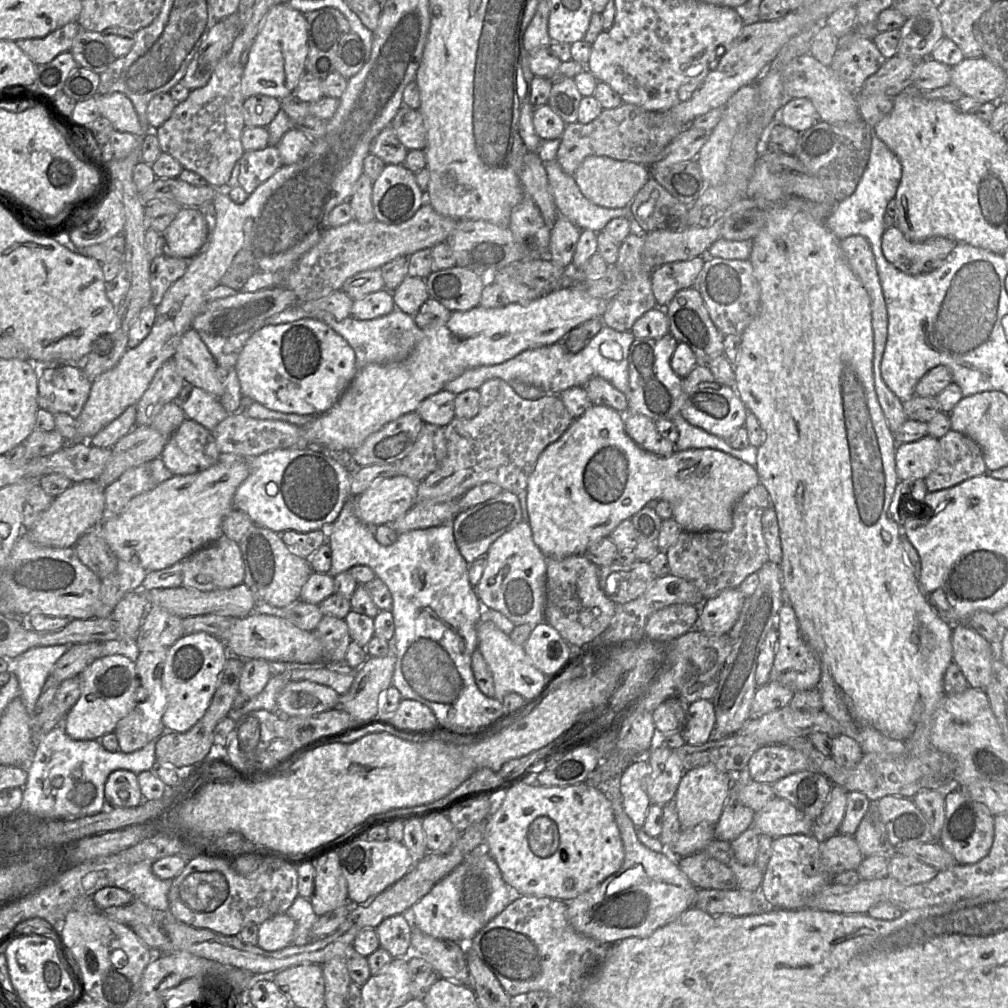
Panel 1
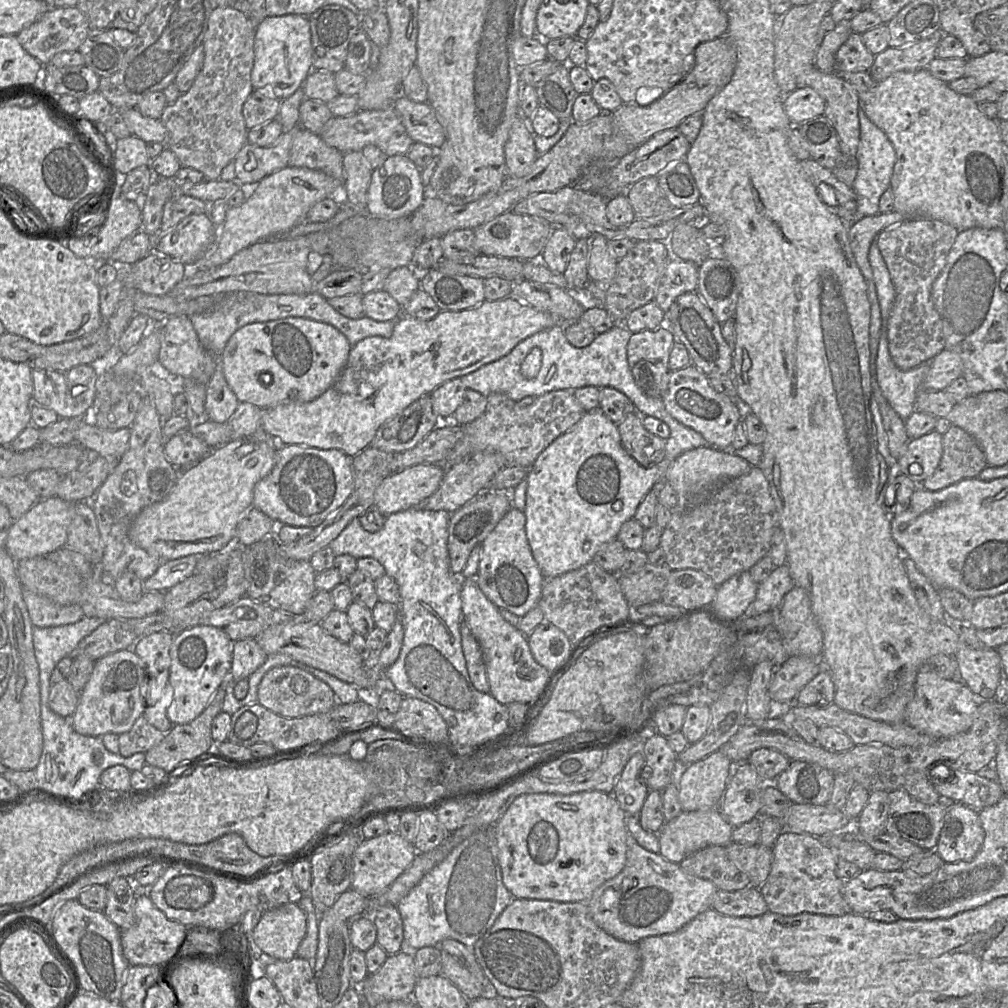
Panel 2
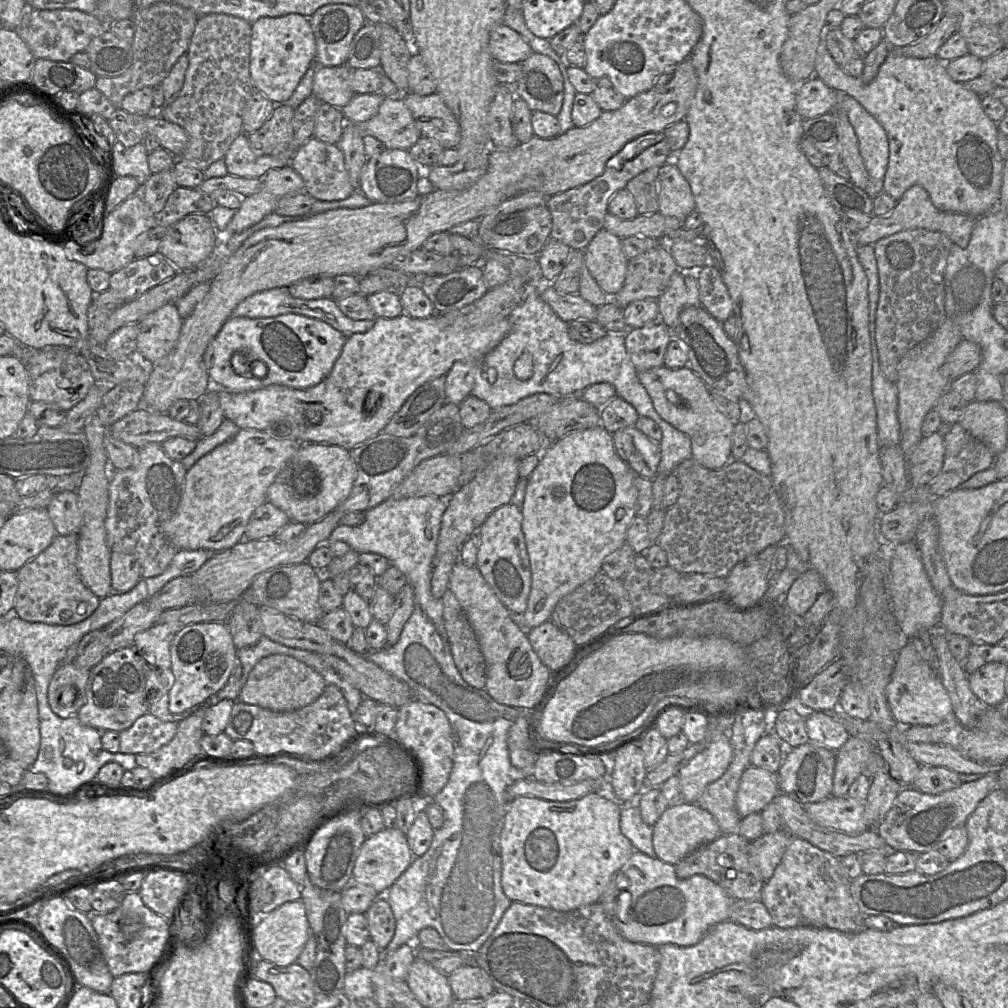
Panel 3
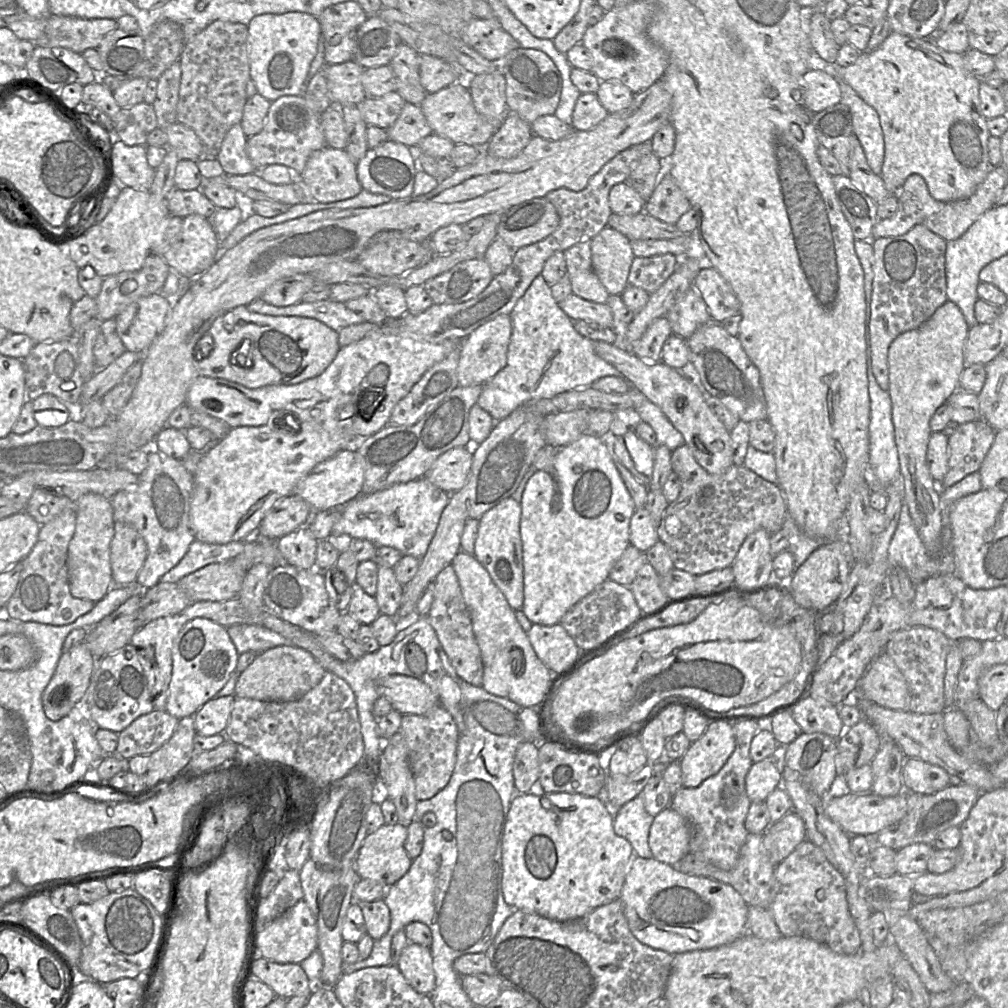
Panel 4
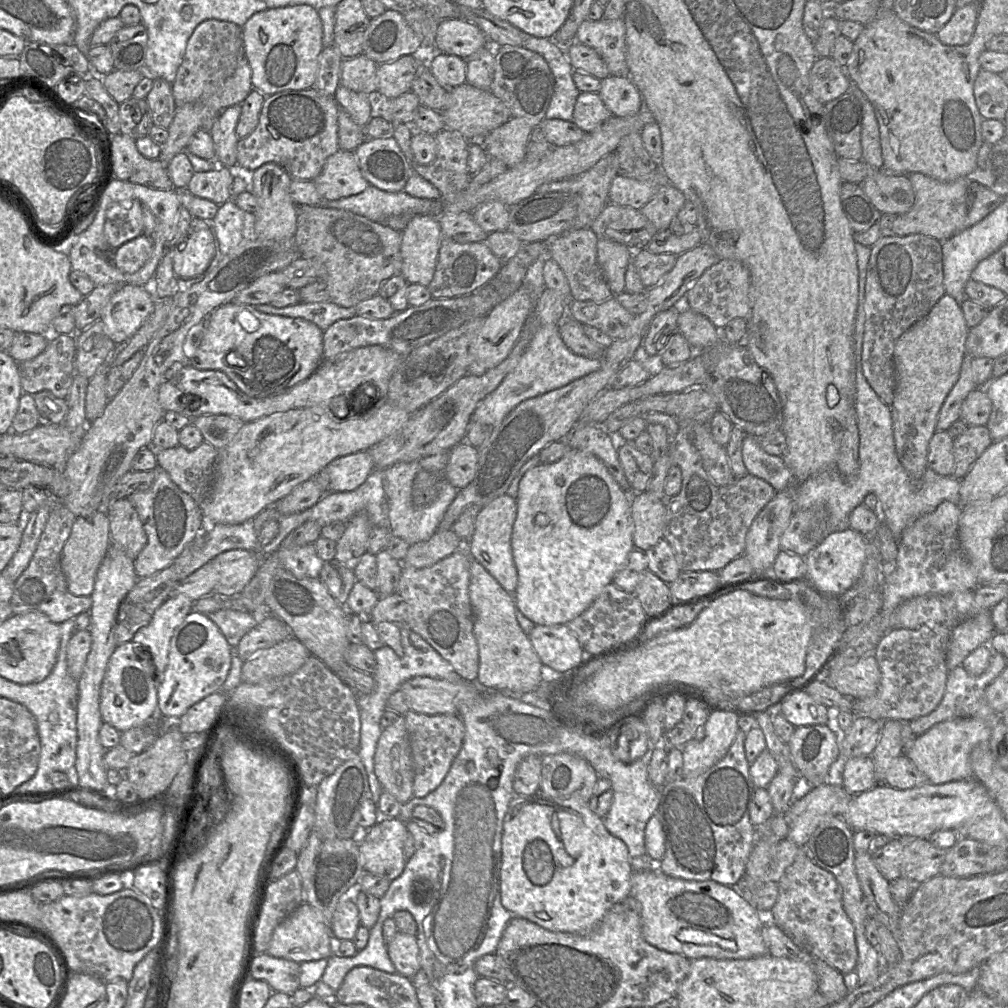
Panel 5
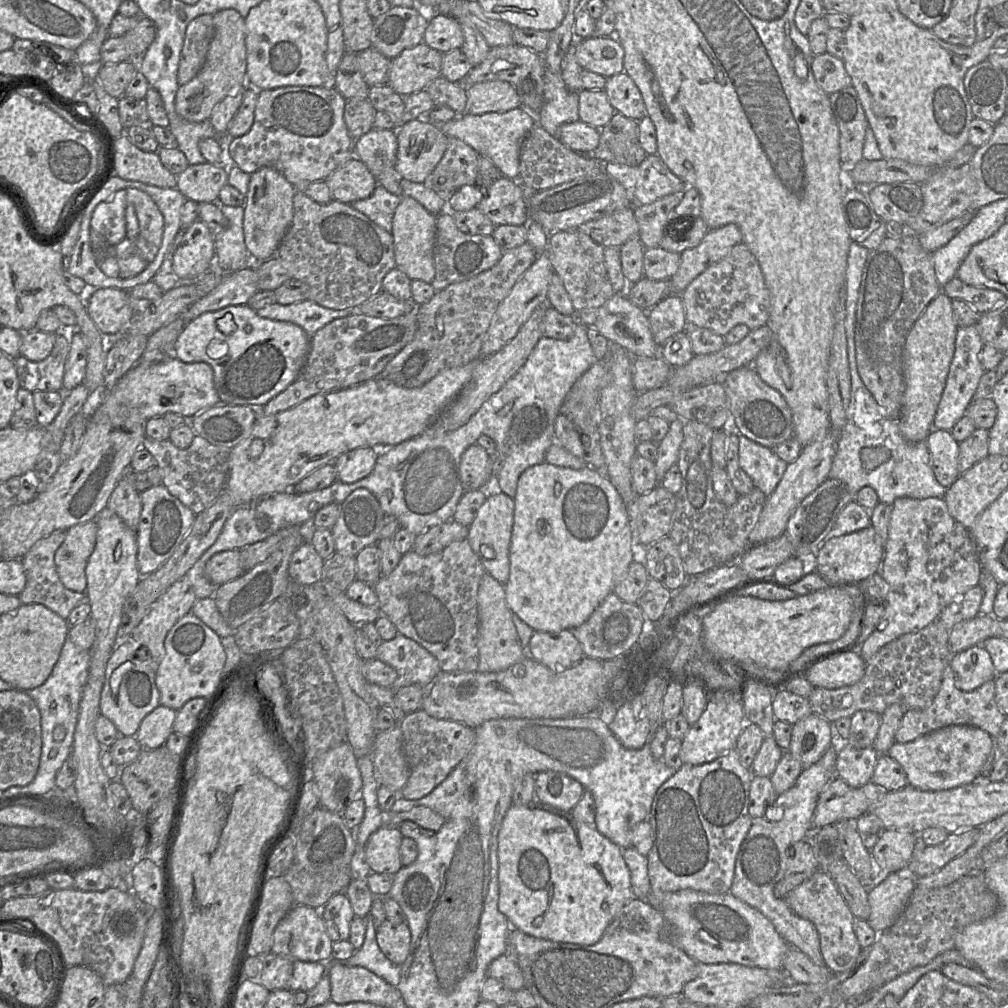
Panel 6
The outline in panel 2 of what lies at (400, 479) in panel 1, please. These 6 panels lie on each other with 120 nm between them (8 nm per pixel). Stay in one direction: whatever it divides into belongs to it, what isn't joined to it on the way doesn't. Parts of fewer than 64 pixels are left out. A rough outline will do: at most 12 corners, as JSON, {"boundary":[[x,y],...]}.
{"boundary":[[443,464],[390,474],[374,494],[382,515],[419,507],[440,487]]}

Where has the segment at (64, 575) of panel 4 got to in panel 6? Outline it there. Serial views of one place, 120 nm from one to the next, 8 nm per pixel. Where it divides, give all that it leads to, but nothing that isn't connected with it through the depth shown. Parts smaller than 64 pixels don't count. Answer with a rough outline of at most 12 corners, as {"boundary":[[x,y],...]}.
{"boundary":[[67,530],[36,542],[22,558],[23,605],[67,619],[86,599],[61,582],[54,557]]}

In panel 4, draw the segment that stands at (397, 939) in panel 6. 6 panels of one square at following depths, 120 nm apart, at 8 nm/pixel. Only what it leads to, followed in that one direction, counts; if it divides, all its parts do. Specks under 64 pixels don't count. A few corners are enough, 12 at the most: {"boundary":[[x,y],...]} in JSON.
{"boundary":[[409,942],[396,966],[418,993],[432,994],[430,948]]}

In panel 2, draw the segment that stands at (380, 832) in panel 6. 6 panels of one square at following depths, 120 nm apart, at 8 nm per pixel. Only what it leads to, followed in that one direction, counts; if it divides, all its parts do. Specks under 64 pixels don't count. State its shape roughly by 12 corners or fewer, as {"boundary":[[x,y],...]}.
{"boundary":[[399,833],[360,837],[351,889],[381,894],[414,861]]}

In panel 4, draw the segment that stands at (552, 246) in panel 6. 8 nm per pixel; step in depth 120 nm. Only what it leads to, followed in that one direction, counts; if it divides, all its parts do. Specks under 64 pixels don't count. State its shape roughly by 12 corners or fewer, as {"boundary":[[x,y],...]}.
{"boundary":[[591,241],[564,251],[572,294],[606,304]]}

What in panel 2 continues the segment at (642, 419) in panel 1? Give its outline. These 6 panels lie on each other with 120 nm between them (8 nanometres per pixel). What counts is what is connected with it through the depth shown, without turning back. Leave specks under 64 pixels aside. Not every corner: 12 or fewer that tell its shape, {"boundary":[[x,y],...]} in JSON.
{"boundary":[[638,412],[617,426],[642,467],[664,460],[667,440],[645,429]]}

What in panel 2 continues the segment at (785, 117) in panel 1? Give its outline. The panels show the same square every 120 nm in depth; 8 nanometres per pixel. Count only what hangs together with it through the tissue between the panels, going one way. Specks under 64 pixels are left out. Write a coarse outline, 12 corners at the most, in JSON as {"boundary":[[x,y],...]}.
{"boundary":[[810,87],[786,96],[792,125],[824,115],[824,100]]}

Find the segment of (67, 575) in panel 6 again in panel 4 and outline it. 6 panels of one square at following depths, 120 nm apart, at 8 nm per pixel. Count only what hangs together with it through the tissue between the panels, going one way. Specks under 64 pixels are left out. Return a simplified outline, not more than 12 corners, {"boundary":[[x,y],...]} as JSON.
{"boundary":[[87,493],[75,503],[70,593],[100,601],[113,586],[113,508]]}

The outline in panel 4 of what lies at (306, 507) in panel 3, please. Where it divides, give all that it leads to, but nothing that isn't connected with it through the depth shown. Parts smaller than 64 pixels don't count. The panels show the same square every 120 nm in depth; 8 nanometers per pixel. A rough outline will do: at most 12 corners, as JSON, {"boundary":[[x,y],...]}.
{"boundary":[[343,449],[296,486],[313,511],[362,494],[363,459]]}

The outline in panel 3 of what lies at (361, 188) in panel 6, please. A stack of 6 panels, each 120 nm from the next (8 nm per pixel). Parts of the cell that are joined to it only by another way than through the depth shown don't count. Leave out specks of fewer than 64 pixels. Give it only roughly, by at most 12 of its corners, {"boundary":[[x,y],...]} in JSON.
{"boundary":[[311,137],[290,165],[304,192],[343,200],[357,190],[337,144]]}

